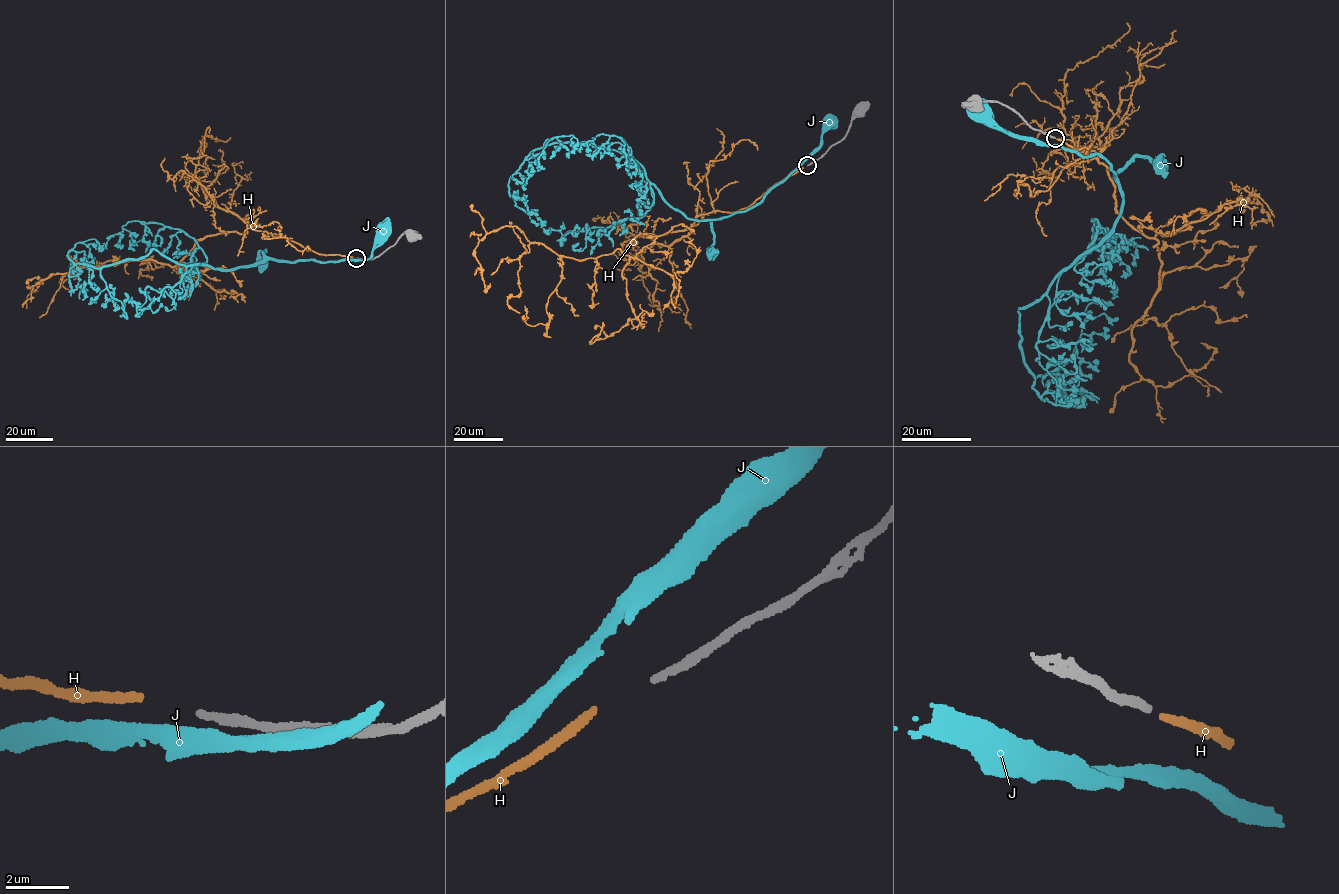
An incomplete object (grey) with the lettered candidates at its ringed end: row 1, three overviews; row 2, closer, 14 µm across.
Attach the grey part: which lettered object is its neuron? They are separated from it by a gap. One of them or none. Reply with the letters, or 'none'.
H

